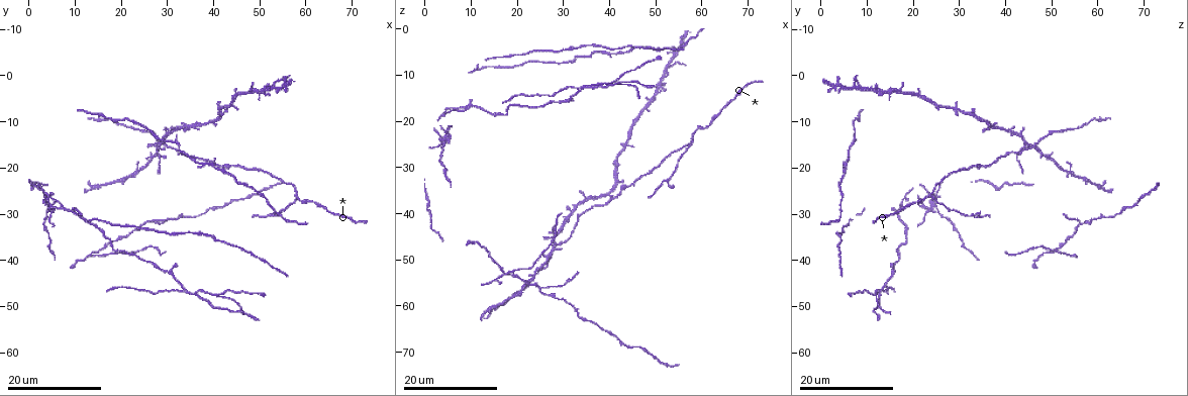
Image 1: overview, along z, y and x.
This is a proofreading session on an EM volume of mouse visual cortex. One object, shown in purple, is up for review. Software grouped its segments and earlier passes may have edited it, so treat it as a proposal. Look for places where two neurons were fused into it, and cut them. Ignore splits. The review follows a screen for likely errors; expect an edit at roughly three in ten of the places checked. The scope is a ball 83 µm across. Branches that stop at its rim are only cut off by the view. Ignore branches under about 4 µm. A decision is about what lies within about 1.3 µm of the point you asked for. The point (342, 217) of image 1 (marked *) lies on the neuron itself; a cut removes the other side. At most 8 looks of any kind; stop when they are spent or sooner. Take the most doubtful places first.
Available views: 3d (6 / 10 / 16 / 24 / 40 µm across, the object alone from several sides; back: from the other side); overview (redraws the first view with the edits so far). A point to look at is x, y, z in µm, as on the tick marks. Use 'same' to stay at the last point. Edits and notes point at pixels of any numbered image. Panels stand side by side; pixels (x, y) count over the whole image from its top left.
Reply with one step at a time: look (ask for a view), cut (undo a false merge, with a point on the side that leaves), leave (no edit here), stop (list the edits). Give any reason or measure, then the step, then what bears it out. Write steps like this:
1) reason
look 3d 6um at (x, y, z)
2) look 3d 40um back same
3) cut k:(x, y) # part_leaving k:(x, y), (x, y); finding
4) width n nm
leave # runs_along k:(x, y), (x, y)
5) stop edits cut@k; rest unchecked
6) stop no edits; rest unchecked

thin arm on a thick one
look 3d 16um at (33.0, 47.0, 13.0)

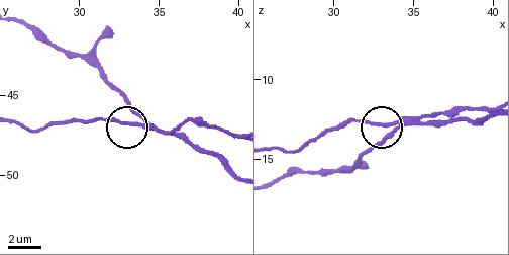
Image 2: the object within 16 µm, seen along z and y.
look 3d 6um at (33.5, 46.9, 12.8)

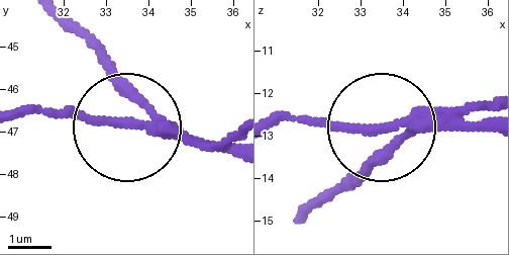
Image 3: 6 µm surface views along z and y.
arms 3
cut 3:(234, 133) # part_leaving 3:(168, 136), (19, 114); two neurons meet here

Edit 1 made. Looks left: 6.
look overview

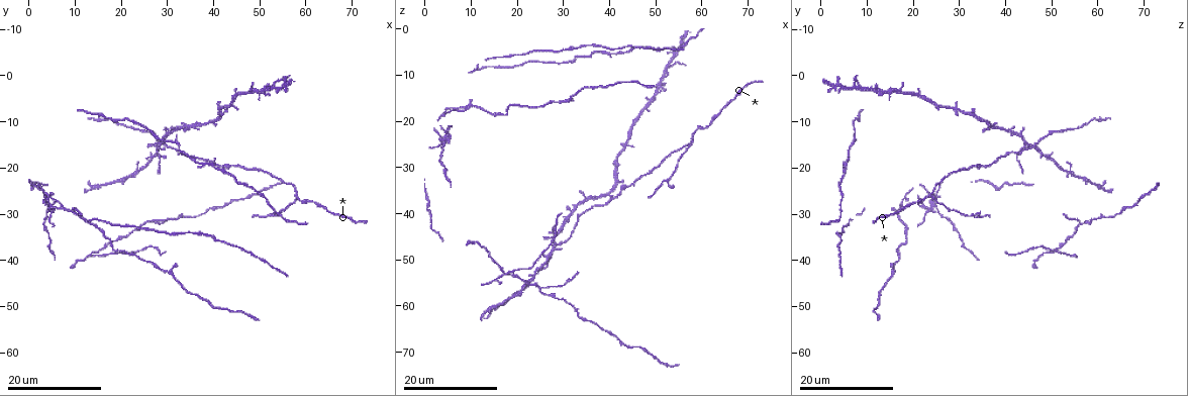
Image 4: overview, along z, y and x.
looks like a crossing
look 3d 16um at (28.5, 14.5, 44.5)

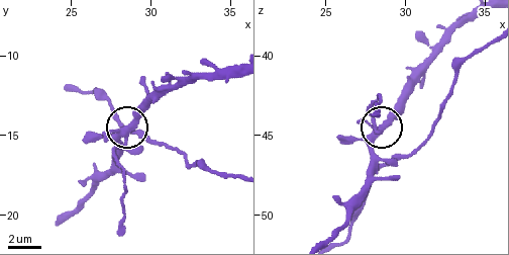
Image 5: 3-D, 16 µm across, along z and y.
look 3d 10um same

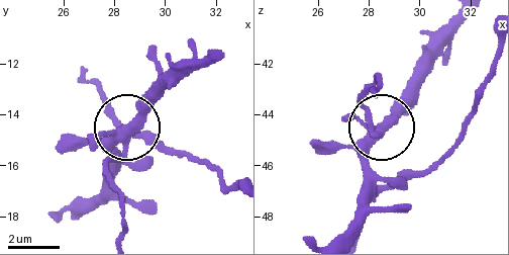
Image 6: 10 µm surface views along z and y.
arms 4
cut 6:(362, 97) # part_leaving 6:(373, 133), (364, 98), (379, 76), (373, 89); a second neuron is stuck on

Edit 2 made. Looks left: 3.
look overview

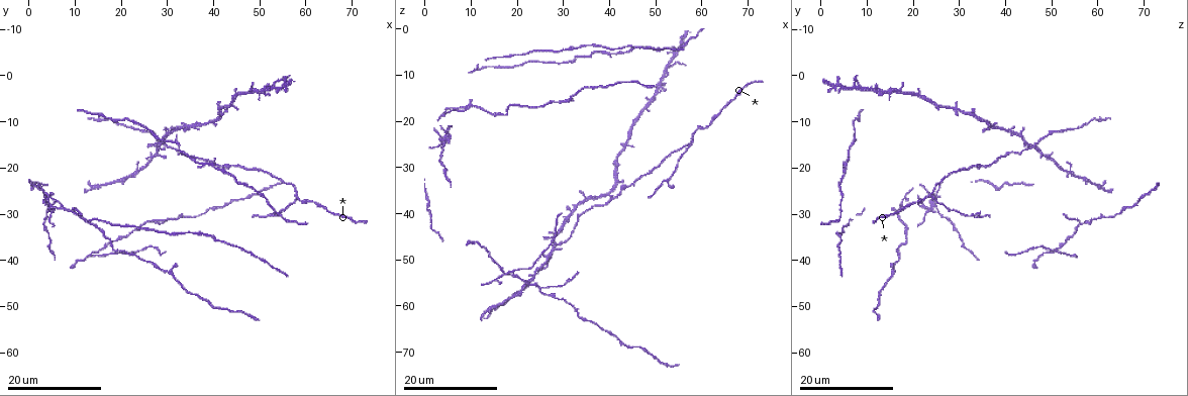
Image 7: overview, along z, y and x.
look 3d 24um at (58.0, 26.0, 24.0)

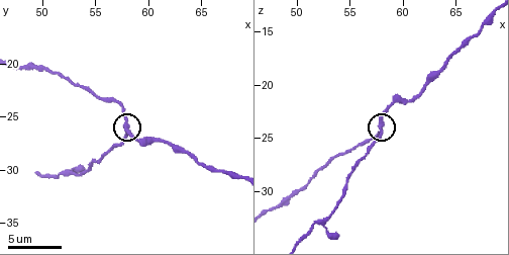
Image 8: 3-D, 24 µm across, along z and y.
look 3d 6um at (58.0, 26.0, 24.0)

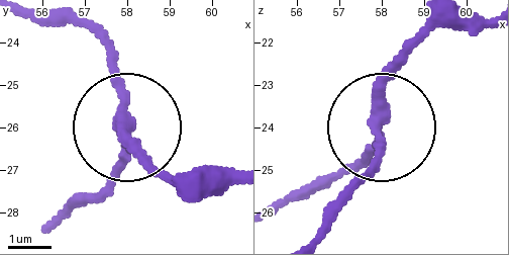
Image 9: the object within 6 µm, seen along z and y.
width 220 nm
leave # runs_along 9:(484, 21), (418, 43), (383, 97), (372, 173), (346, 202); one neuron here

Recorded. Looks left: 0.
stop edits cut@3, cut@6; rest unchecked

